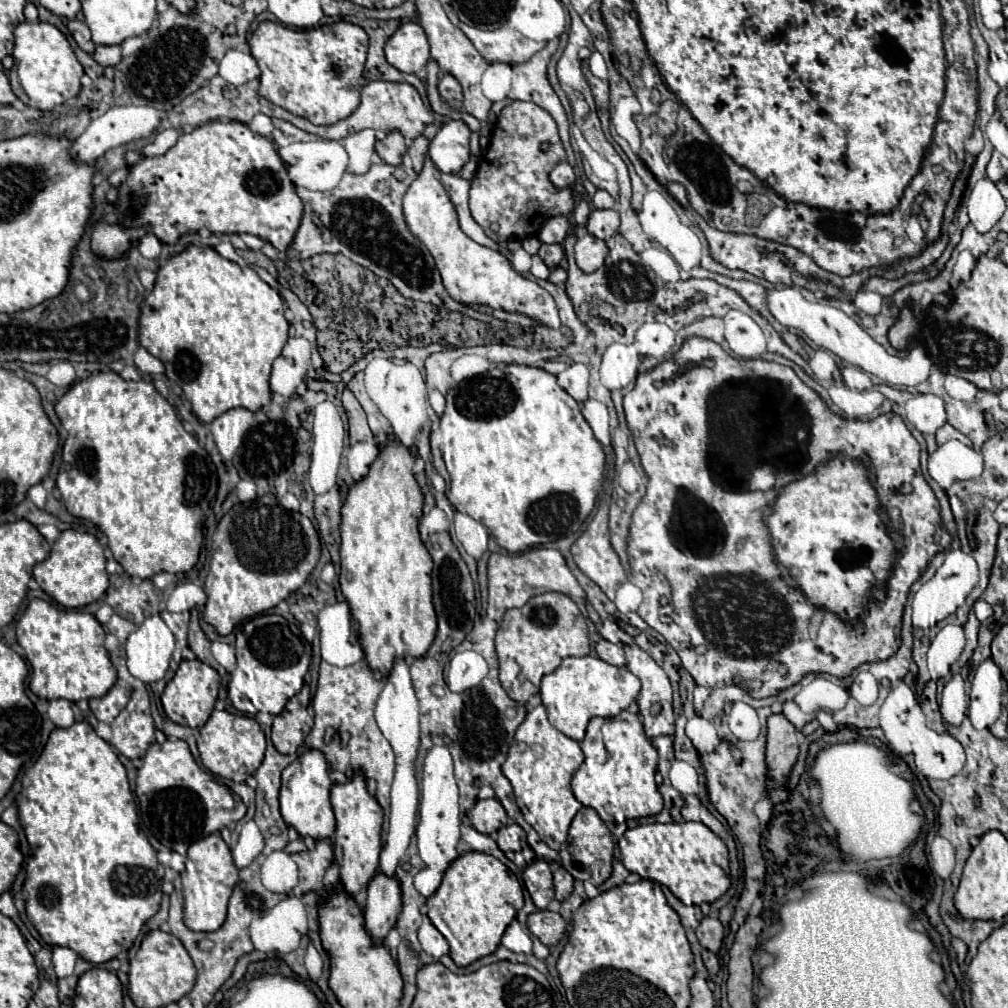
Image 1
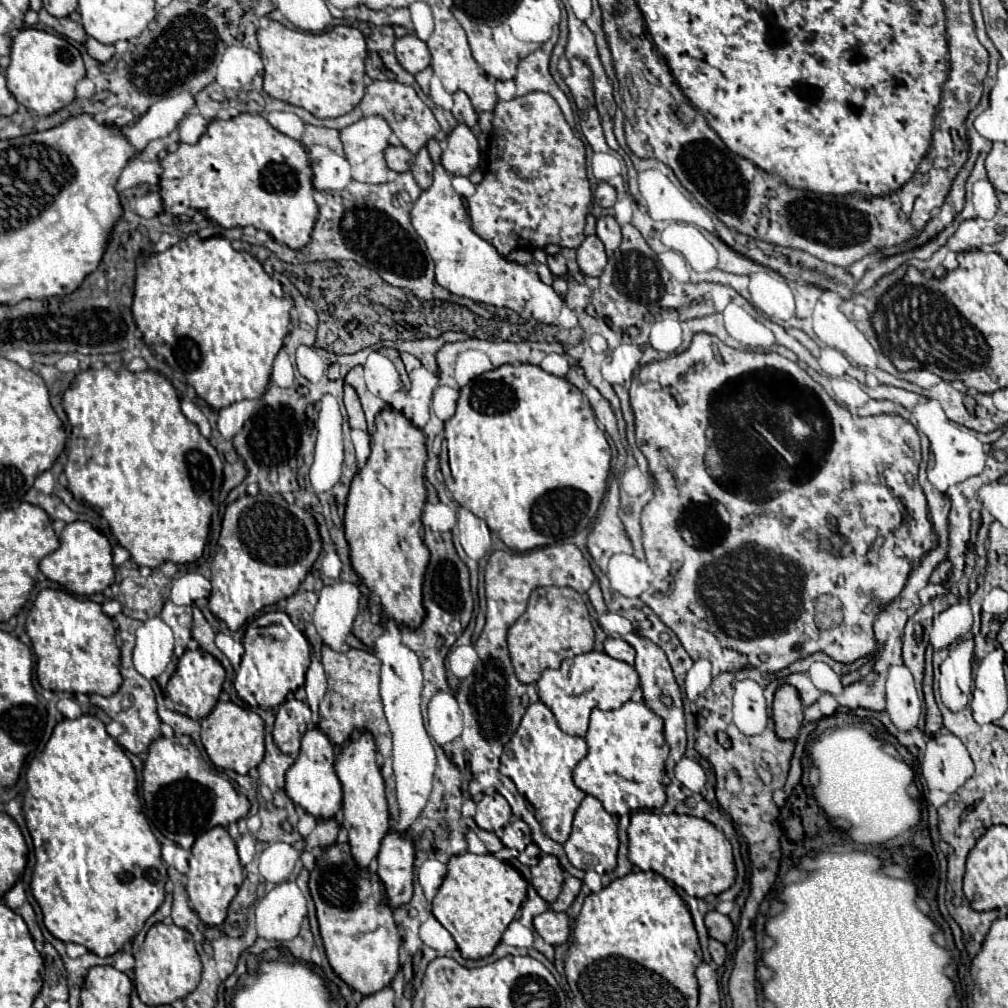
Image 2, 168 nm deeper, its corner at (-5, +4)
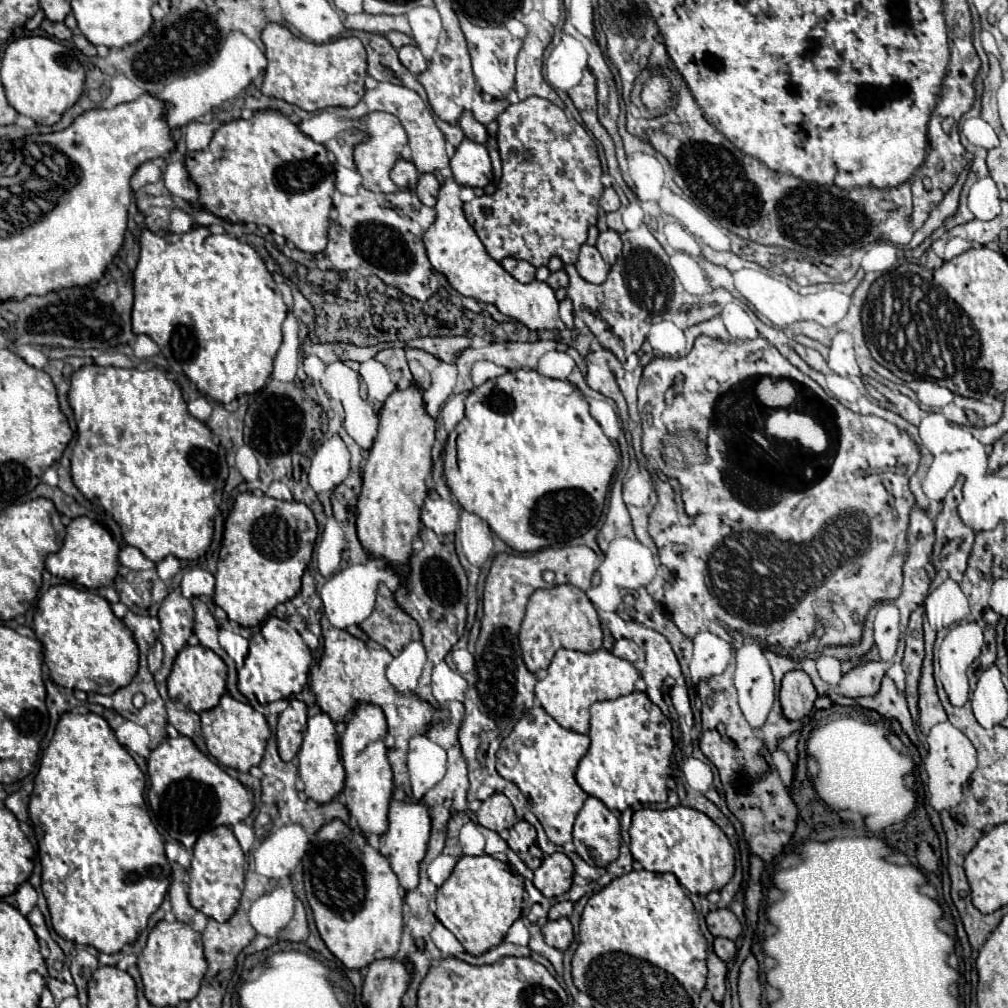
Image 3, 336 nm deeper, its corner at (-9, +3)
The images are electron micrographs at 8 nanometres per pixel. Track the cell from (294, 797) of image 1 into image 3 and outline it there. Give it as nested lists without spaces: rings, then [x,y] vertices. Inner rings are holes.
[[[321,711],[317,715],[307,717],[307,729],[297,759],[299,759],[299,777],[305,785],[305,793],[309,799],[317,803],[329,803],[339,795],[339,791],[343,789],[345,771],[343,761],[339,759],[339,737],[335,731],[335,723],[327,713]]]

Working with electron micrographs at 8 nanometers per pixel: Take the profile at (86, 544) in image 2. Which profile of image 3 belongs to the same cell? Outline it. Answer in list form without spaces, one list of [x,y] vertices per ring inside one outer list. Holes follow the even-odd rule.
[[[77,517],[67,527],[63,547],[57,553],[51,553],[47,557],[45,567],[49,569],[51,575],[61,577],[73,585],[97,589],[97,587],[111,585],[113,579],[117,577],[117,571],[119,571],[117,553],[119,553],[119,545],[103,525],[99,525],[89,517]]]

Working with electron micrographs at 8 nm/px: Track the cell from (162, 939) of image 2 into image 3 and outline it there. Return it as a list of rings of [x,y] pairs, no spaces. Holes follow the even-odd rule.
[[[159,921],[147,939],[143,949],[143,961],[137,963],[143,979],[143,991],[151,1005],[165,1007],[165,1005],[179,1005],[181,1001],[191,1001],[205,977],[207,961],[203,955],[201,935],[195,933],[187,923],[181,921]]]

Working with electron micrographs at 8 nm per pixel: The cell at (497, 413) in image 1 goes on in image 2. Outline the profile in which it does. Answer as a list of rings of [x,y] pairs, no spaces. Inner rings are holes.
[[[503,364],[491,372],[481,374],[479,378],[471,380],[467,386],[463,386],[459,392],[459,400],[457,400],[457,412],[453,414],[451,420],[445,422],[445,440],[447,440],[447,448],[449,448],[451,474],[455,480],[455,488],[451,492],[455,502],[461,504],[463,508],[471,510],[475,516],[483,518],[487,522],[489,530],[493,534],[497,534],[515,552],[527,552],[527,550],[533,550],[539,546],[549,546],[551,542],[575,536],[577,532],[587,528],[591,524],[595,512],[599,510],[599,504],[607,490],[611,448],[609,448],[605,434],[597,426],[595,412],[593,412],[589,400],[581,394],[581,390],[577,386],[573,386],[565,378],[545,372],[543,368],[539,368],[535,364]]]

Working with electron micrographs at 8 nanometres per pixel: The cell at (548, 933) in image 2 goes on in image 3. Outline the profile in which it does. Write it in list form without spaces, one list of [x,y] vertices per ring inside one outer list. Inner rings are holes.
[[[561,917],[557,921],[547,921],[543,925],[543,935],[545,935],[547,945],[551,945],[559,951],[565,951],[573,941],[573,927],[571,927],[569,919]]]

